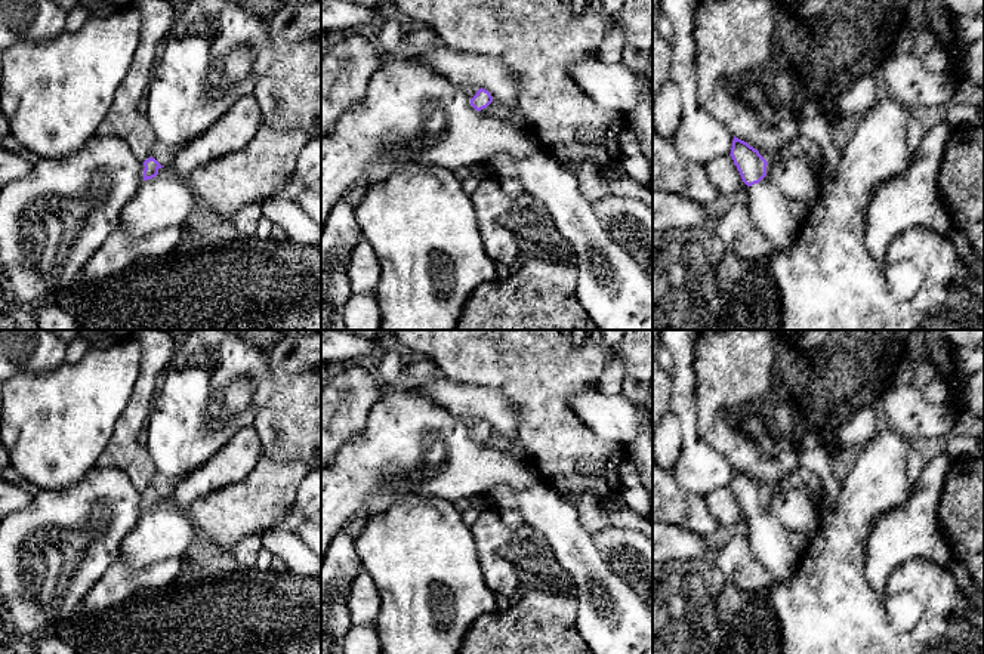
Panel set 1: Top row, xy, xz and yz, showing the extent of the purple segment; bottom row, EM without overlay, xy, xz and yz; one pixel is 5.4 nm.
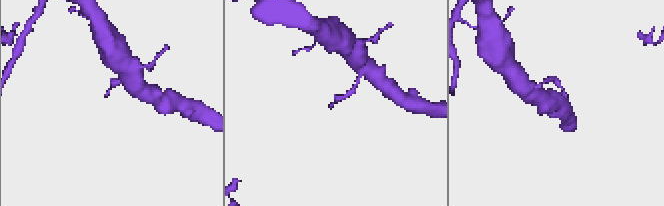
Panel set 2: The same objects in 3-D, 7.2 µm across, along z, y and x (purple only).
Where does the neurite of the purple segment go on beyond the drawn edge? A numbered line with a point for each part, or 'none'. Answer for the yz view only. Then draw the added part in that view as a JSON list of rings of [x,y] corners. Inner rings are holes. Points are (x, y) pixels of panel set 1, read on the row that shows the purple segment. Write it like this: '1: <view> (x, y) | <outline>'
1: yz (768, 207) | [[[768,176],[749,186],[744,203],[755,228],[771,243],[771,253],[790,249],[801,219],[792,213],[787,197]]]

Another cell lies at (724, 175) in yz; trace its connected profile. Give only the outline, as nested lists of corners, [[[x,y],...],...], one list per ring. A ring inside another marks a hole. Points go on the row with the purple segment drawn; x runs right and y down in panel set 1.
[[[731,155],[719,157],[706,166],[707,178],[719,194],[738,198],[743,179]]]

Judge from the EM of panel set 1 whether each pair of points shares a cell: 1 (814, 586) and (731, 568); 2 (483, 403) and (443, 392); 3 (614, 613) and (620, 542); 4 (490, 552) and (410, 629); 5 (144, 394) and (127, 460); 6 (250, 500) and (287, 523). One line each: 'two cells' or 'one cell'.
1: two cells
2: one cell
3: two cells
4: two cells
5: one cell
6: two cells

